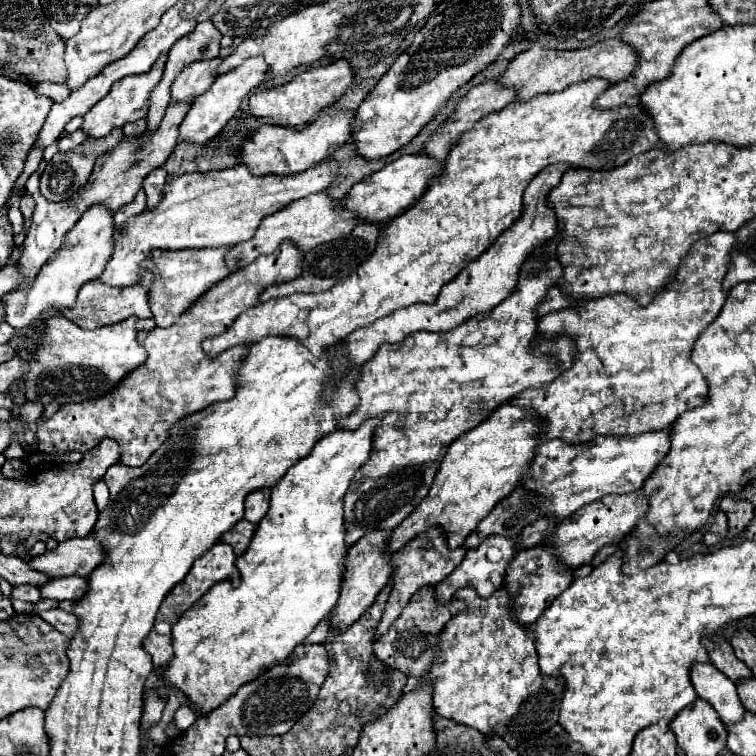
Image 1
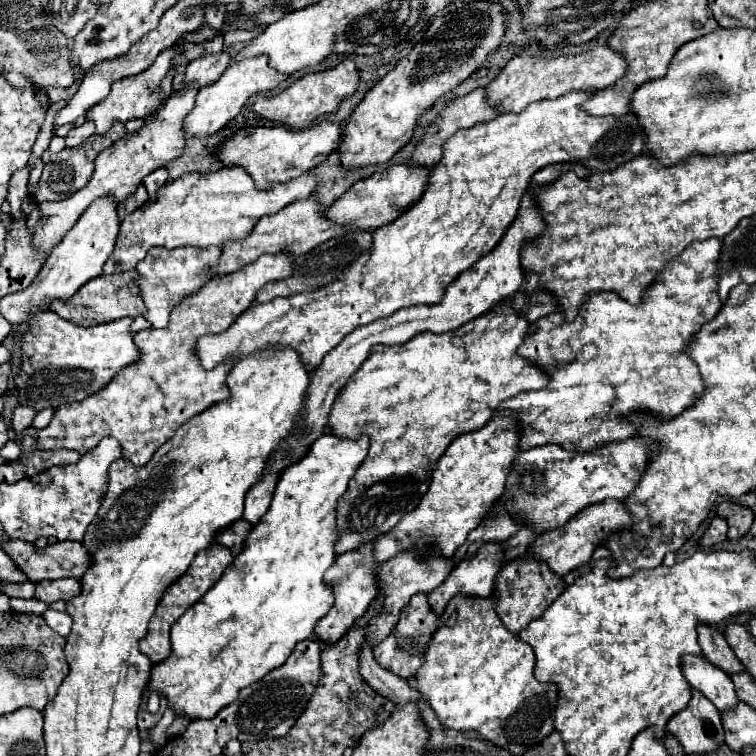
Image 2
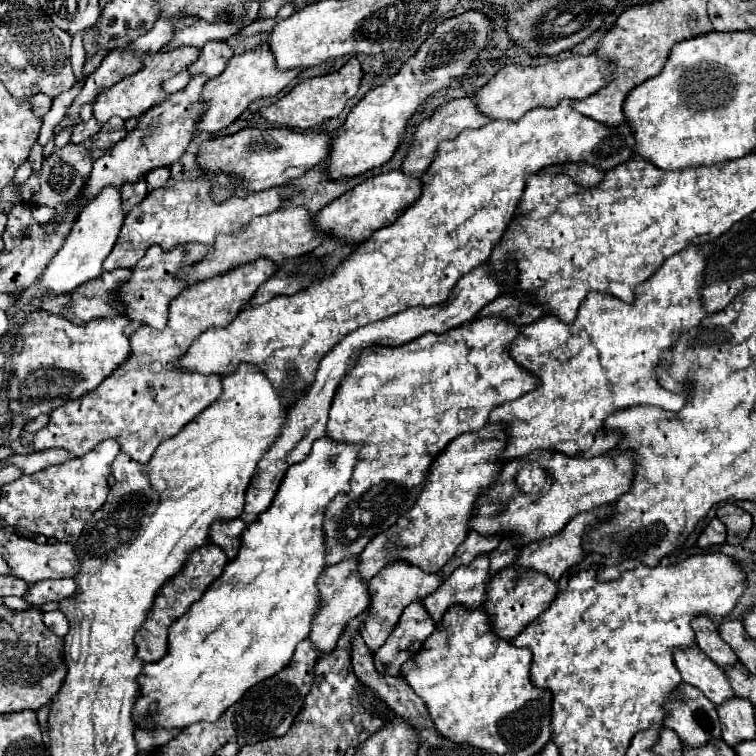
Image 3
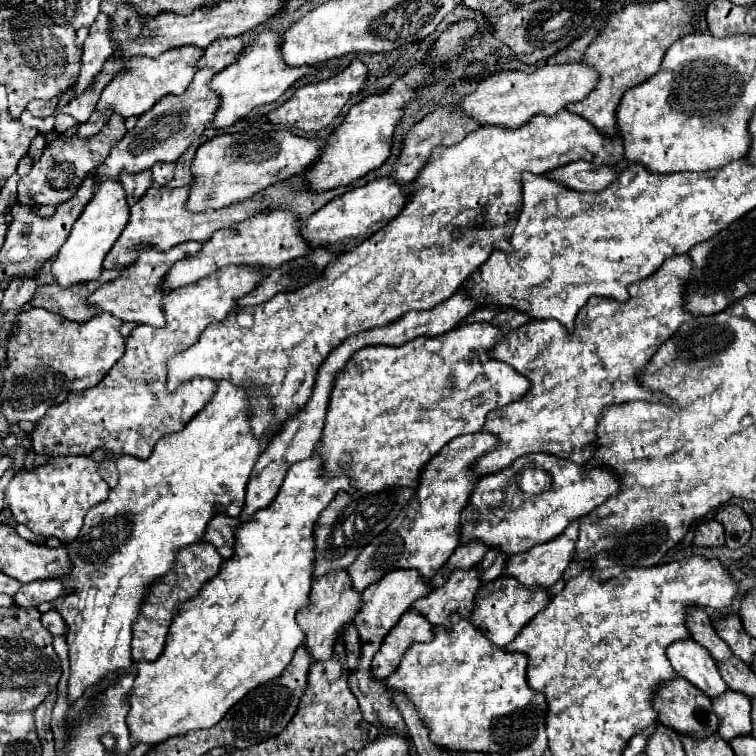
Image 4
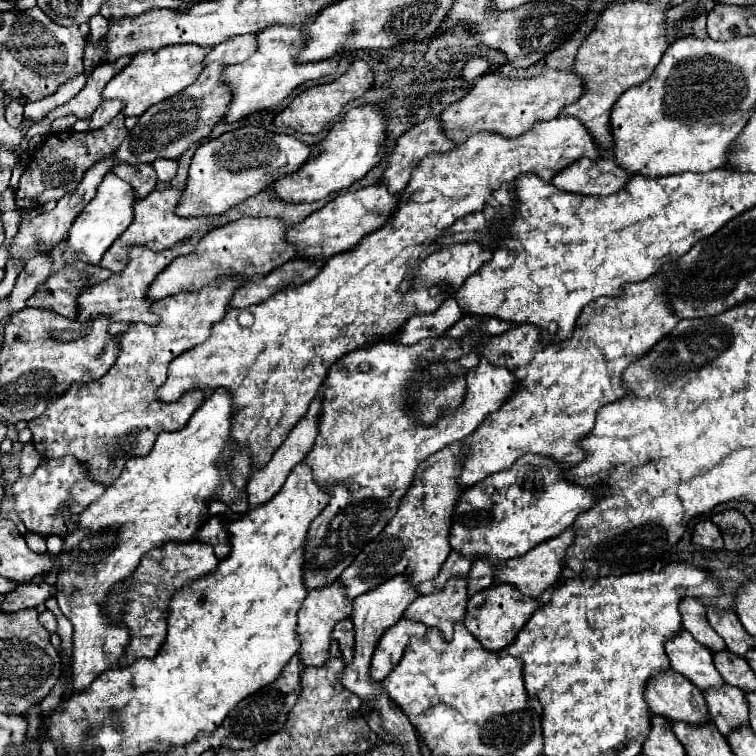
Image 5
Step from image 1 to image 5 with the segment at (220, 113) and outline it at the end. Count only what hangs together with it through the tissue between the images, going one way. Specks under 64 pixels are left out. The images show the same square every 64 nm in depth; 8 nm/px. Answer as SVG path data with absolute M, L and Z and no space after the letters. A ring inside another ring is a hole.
M268 26L256 34L256 40L258 40L258 48L246 62L226 66L222 72L222 82L230 88L230 94L232 94L232 102L222 122L232 124L252 112L278 106L288 94L292 94L296 86L304 84L306 80L316 80L316 78L336 72L340 56L336 56L334 60L322 60L318 64L296 64L294 62L292 44L294 40L298 40L298 28L294 26Z

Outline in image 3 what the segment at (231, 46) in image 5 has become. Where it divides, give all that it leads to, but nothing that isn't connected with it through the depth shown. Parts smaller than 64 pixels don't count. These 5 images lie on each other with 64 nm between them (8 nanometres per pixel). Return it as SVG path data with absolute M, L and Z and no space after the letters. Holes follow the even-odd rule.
M208 42L200 50L198 60L188 68L188 72L190 76L204 74L208 80L216 78L226 70L232 56L234 56L234 50L226 42Z

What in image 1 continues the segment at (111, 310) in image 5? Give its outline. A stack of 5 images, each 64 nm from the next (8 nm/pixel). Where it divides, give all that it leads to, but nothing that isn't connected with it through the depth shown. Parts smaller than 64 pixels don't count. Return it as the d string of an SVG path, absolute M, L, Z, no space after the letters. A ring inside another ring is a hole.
M228 246L202 248L202 250L176 250L176 252L154 250L152 252L152 260L158 270L154 270L150 308L158 326L162 328L172 326L180 316L188 312L188 308L202 294L206 294L214 284L222 282L230 274L230 268L226 266L226 260L224 260L226 252L228 252Z

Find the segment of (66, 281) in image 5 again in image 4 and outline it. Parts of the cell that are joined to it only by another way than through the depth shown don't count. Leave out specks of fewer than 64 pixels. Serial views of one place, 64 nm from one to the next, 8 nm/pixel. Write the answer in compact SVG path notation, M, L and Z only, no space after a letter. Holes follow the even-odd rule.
M114 268L114 270L102 270L102 276L98 280L86 282L86 284L76 284L74 288L54 288L54 284L44 284L40 290L34 294L32 306L46 308L54 314L64 316L66 320L84 324L92 316L100 314L98 306L90 304L88 298L104 284L116 280L124 270Z

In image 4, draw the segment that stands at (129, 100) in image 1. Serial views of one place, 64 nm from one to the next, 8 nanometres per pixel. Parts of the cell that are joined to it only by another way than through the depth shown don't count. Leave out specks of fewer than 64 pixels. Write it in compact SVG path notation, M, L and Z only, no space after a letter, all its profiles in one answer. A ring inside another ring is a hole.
M186 46L186 48L174 48L174 52L164 52L158 58L146 58L146 56L136 56L130 58L130 64L134 64L134 68L130 68L130 72L126 72L126 76L118 74L102 92L96 110L100 114L104 112L114 112L120 114L122 118L130 118L130 116L142 116L144 112L148 112L162 96L166 94L182 94L186 90L186 86L190 84L190 80L196 74L196 62L202 56L200 48L194 46Z

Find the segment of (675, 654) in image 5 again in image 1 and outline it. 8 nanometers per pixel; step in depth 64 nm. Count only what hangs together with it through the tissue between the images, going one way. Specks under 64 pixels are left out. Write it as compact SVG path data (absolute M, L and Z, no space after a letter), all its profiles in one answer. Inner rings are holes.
M694 664L690 676L698 696L718 712L720 720L726 726L738 724L744 718L746 710L738 698L736 684L730 678L726 678L716 666Z

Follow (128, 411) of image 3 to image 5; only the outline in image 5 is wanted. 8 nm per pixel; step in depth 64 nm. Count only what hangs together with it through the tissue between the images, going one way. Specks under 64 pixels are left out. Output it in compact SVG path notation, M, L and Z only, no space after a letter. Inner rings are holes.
M224 276L200 290L178 292L154 302L154 312L162 316L162 324L130 324L120 340L122 352L102 380L94 380L94 384L84 386L74 384L74 388L68 388L64 396L52 402L38 420L28 422L34 448L44 458L72 454L88 464L90 472L94 472L94 480L110 486L120 476L122 464L128 458L148 456L160 432L182 430L206 400L206 392L202 388L194 388L176 402L162 402L156 390L166 382L168 362L206 340L210 324L224 318L234 292L242 284L244 280L238 276Z

